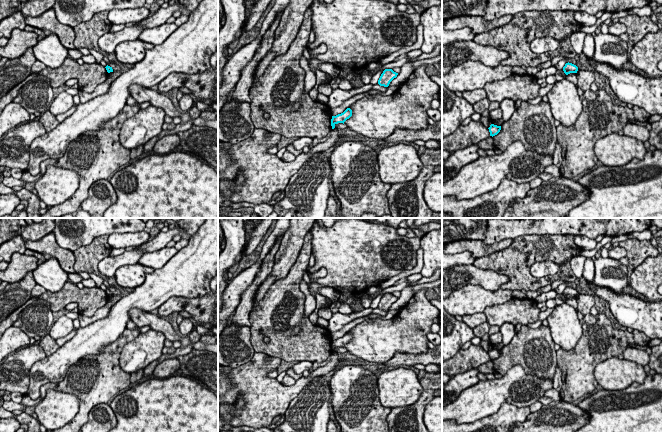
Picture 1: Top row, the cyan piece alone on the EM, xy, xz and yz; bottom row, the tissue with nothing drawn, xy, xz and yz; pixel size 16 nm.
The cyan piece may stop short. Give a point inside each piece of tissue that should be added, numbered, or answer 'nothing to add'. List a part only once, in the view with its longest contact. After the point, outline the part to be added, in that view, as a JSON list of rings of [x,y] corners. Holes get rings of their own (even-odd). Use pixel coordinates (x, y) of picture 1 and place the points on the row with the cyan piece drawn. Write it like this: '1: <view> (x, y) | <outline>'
nothing to add

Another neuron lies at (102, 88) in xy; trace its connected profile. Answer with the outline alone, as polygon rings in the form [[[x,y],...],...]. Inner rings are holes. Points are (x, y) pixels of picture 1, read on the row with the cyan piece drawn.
[[[124,69],[122,71],[117,72],[111,72],[111,74],[107,77],[107,79],[100,85],[98,85],[95,90],[92,93],[87,93],[84,91],[79,91],[78,95],[80,97],[80,102],[85,103],[97,96],[100,96],[104,93],[106,93],[109,89],[109,85],[117,78],[119,77]]]

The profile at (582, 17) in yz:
[[[575,11],[574,19],[583,26],[593,26],[597,22],[597,17],[595,15],[590,15],[585,11]]]

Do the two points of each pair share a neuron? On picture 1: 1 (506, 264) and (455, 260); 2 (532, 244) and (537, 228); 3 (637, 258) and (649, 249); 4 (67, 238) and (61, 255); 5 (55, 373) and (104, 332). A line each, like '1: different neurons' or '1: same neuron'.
1: different neurons
2: different neurons
3: same neuron
4: different neurons
5: same neuron

